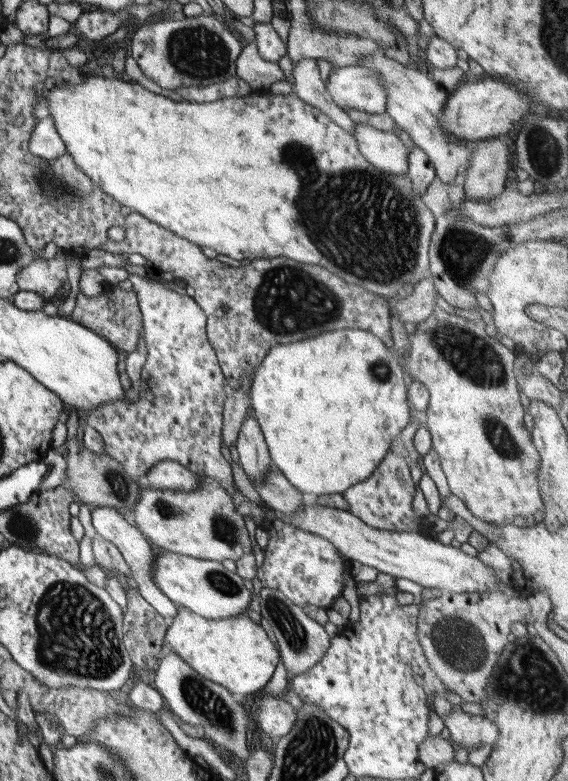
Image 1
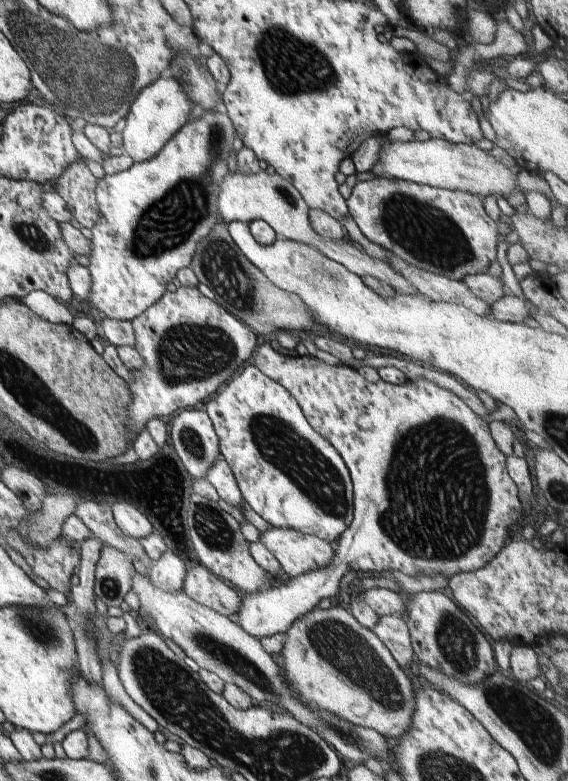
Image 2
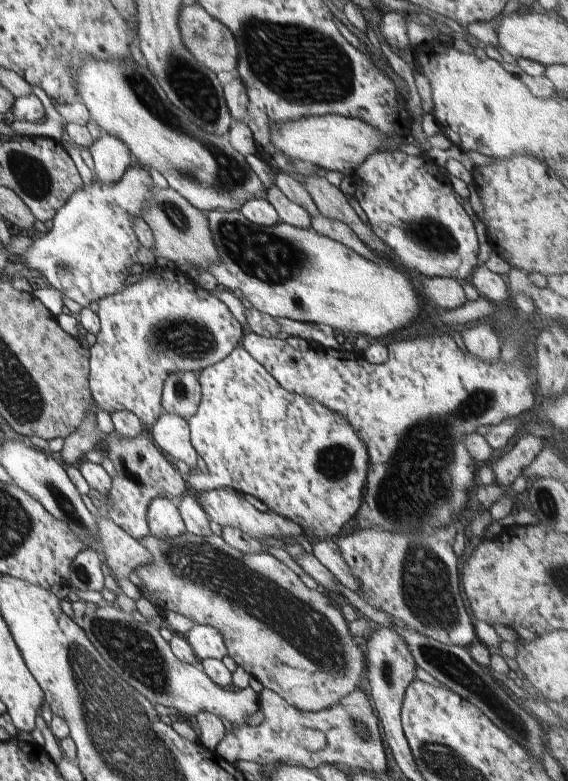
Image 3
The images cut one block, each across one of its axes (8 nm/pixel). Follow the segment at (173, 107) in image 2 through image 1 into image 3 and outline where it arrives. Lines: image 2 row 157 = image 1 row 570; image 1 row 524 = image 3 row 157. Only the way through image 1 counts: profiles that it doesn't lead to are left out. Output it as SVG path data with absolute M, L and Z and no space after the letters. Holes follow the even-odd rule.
M103 134L89 150L94 160L94 178L106 186L120 181L132 164L128 146L116 136Z

